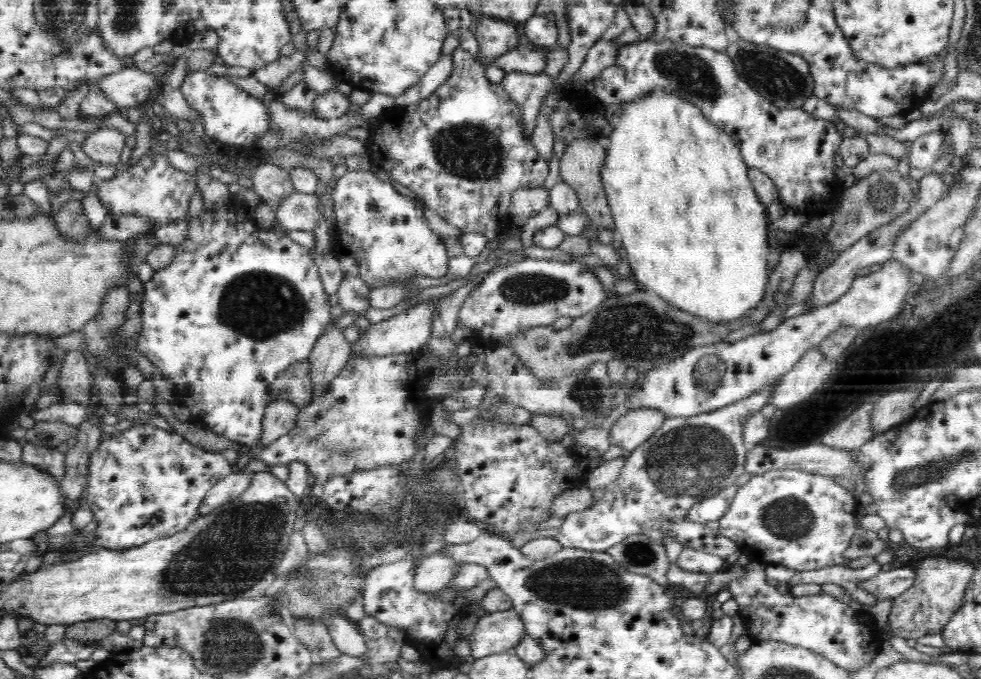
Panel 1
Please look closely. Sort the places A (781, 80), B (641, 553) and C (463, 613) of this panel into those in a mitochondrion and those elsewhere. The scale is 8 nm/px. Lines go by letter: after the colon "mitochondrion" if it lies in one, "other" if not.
A: mitochondrion
B: mitochondrion
C: other

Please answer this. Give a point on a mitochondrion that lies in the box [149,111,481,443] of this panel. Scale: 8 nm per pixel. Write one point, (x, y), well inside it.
(260, 304)

